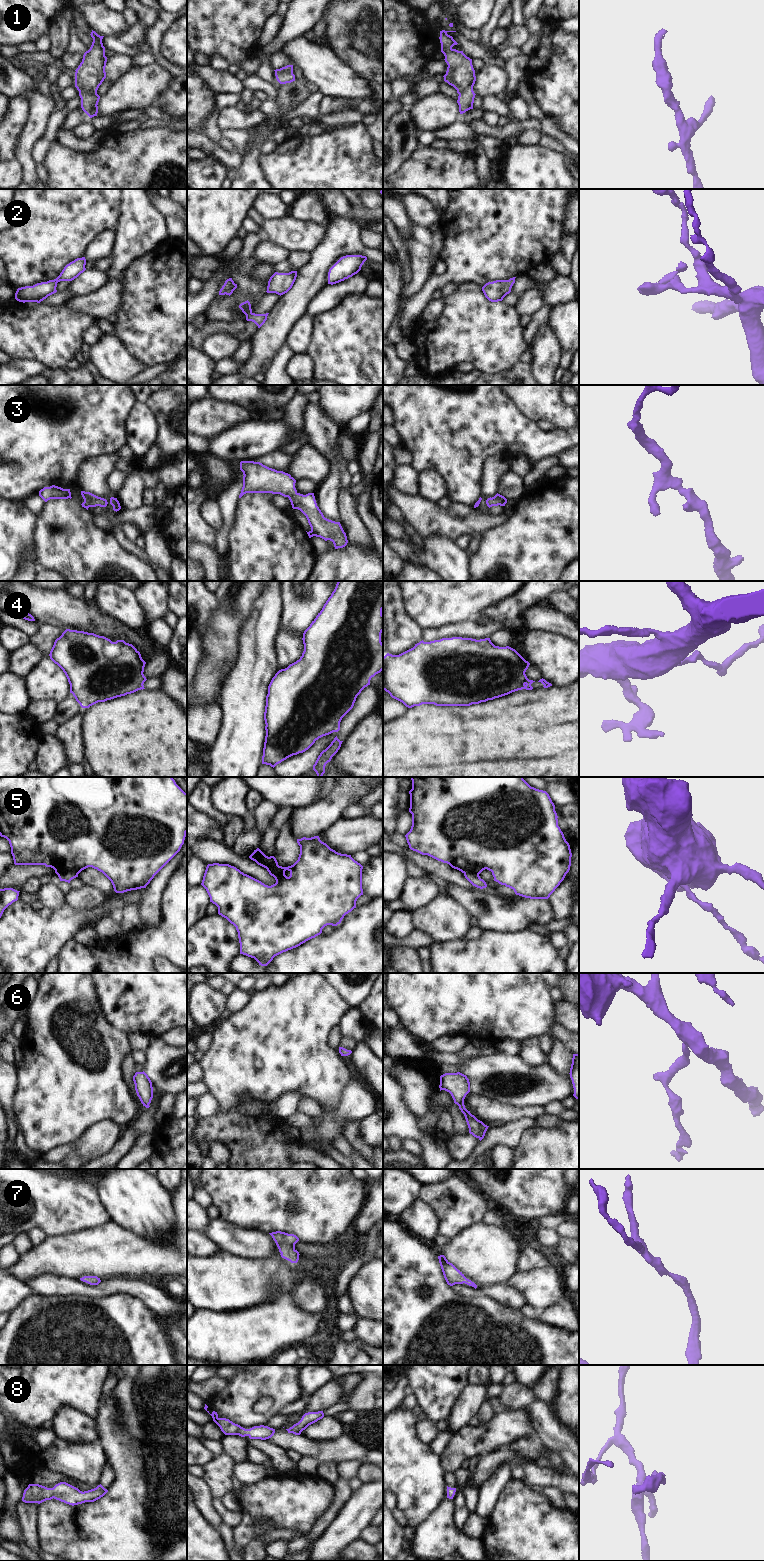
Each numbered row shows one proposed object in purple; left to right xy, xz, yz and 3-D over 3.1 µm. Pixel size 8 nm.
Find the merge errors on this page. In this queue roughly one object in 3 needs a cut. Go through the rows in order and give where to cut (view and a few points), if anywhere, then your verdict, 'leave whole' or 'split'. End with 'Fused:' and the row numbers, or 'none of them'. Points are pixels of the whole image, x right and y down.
1: cut none; leave whole
2: cut none; leave whole
3: cut none; leave whole
4: cut yz (529, 680), (525, 683); split
5: cut xy (77, 874), (67, 871), (58, 875); split
6: cut none; leave whole
7: cut none; leave whole
8: cut none; leave whole
Fused: 4, 5

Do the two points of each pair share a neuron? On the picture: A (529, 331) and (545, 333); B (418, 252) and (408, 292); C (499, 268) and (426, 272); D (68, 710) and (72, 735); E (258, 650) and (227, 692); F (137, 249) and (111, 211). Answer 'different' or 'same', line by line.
A: different
B: same
C: different
D: different
E: same
F: different

